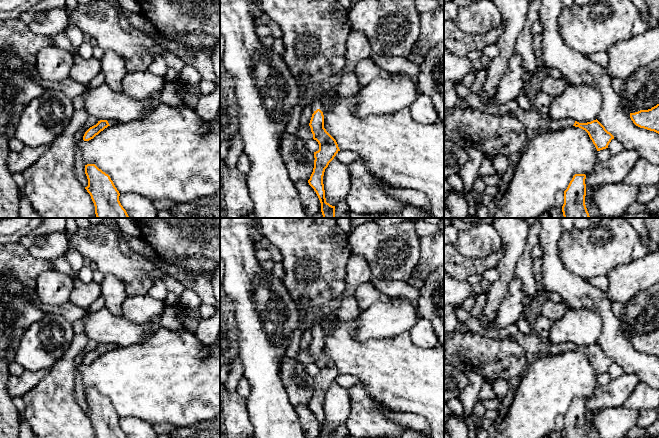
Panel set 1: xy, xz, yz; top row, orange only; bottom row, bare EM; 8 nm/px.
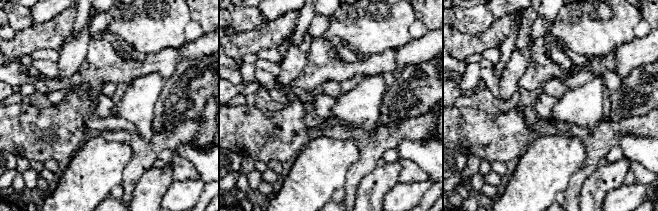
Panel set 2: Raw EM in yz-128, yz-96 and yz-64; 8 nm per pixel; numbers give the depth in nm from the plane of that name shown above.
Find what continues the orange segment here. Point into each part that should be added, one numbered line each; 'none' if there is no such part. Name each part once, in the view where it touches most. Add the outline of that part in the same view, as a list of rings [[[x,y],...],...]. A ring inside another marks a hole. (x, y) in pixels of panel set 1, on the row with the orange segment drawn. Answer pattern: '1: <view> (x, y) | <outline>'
1: xz (315, 105) | [[[315,101],[311,104],[312,113],[314,113],[317,109],[320,109],[323,112],[323,106],[321,101]]]

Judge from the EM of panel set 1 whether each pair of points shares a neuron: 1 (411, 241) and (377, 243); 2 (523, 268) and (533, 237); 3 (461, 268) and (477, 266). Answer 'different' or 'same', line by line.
1: same
2: same
3: same

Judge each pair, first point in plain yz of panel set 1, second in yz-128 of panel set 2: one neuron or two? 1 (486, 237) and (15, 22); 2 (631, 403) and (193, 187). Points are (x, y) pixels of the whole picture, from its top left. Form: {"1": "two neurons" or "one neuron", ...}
{"1": "one neuron", "2": "two neurons"}

